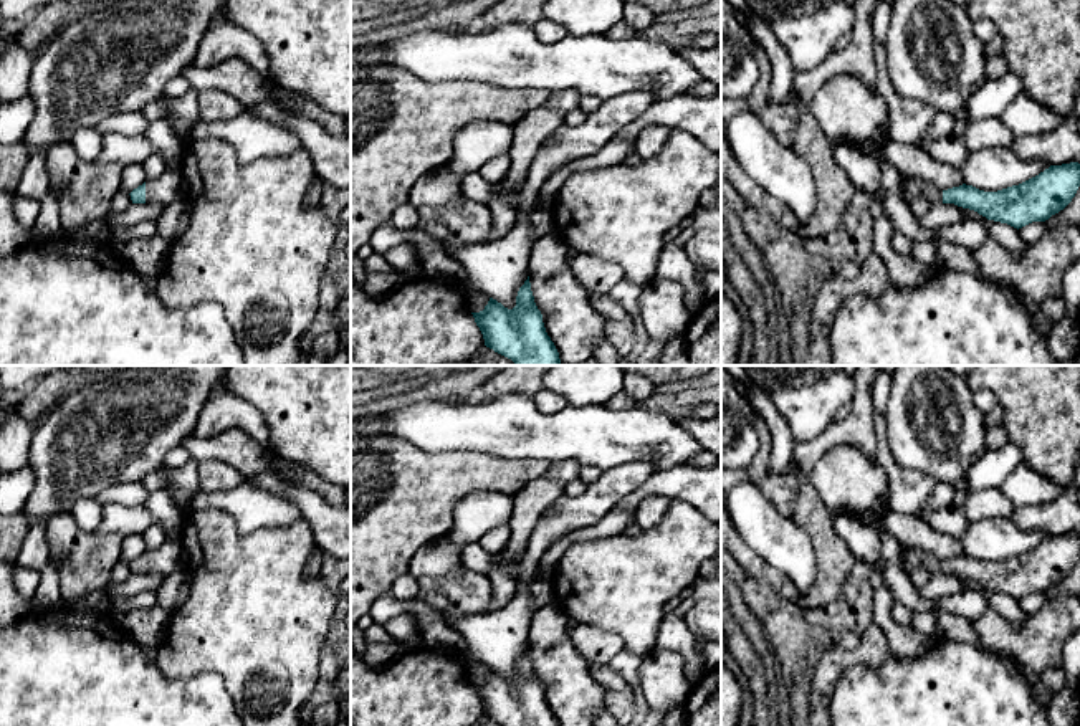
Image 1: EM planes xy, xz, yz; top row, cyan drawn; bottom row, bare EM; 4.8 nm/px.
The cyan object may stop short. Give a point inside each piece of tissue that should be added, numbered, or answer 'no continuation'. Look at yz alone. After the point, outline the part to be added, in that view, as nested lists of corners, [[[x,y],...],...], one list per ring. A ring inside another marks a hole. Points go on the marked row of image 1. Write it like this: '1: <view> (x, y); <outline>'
1: yz (912, 187); [[[905,179],[903,197],[911,203],[918,195],[923,195],[936,203],[943,203],[943,190],[928,180]]]

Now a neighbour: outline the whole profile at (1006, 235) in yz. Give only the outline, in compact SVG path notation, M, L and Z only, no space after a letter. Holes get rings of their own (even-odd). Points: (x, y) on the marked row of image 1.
M963 208L963 210L964 210L966 218L982 222L987 228L989 238L996 240L999 245L1002 245L1011 253L1020 255L1025 250L1025 243L1019 236L1017 228L1007 223L987 220L986 217L979 215L974 210L969 210L969 208Z

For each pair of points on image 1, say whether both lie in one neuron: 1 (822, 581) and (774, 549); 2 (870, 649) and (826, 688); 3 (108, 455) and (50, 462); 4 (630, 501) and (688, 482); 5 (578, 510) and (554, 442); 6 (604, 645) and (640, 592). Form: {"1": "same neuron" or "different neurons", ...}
{"1": "different neurons", "2": "same neuron", "3": "same neuron", "4": "same neuron", "5": "different neurons", "6": "different neurons"}

